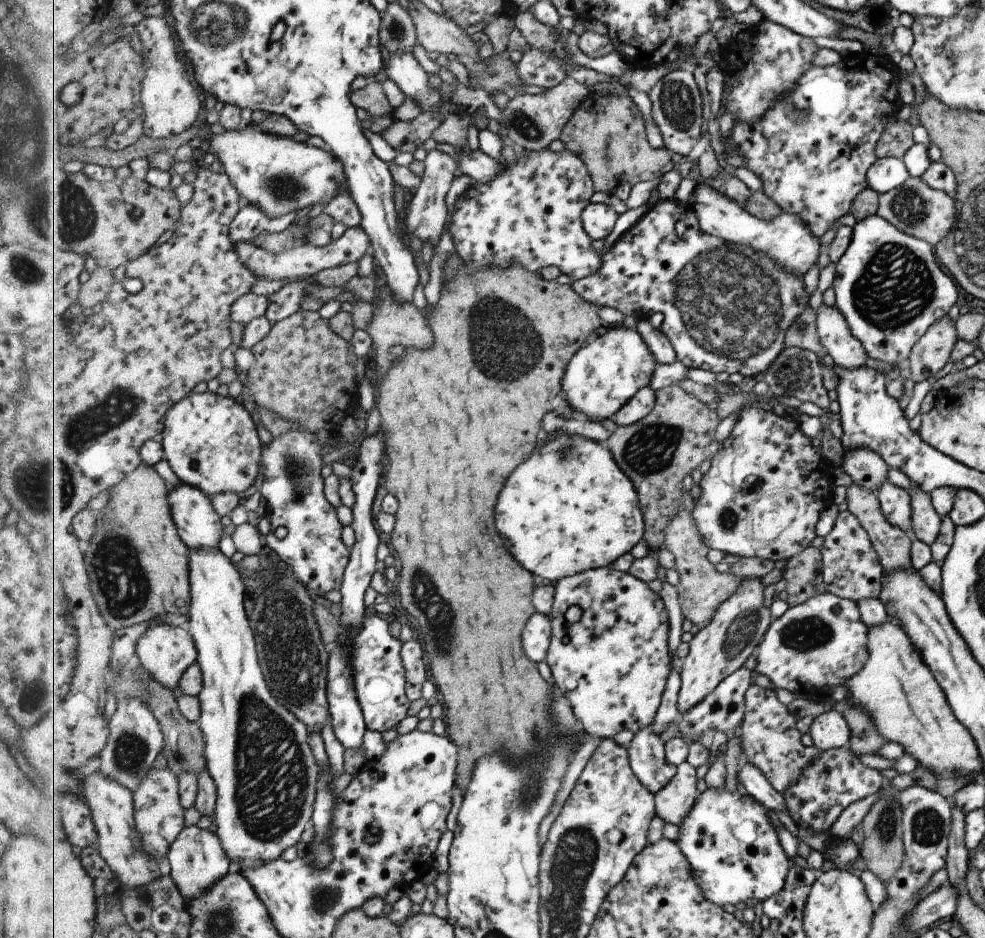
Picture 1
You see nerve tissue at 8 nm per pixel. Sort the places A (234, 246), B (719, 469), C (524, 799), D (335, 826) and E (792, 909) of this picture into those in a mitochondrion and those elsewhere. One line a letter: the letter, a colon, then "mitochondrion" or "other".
A: other
B: other
C: mitochondrion
D: other
E: other

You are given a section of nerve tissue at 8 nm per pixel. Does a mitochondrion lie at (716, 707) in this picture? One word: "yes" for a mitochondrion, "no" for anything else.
no

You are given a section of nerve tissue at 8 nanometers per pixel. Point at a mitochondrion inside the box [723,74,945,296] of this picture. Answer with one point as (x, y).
(908, 207)

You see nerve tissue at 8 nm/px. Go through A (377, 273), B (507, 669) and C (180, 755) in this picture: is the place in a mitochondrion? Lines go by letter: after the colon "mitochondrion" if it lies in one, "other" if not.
A: other
B: other
C: mitochondrion

